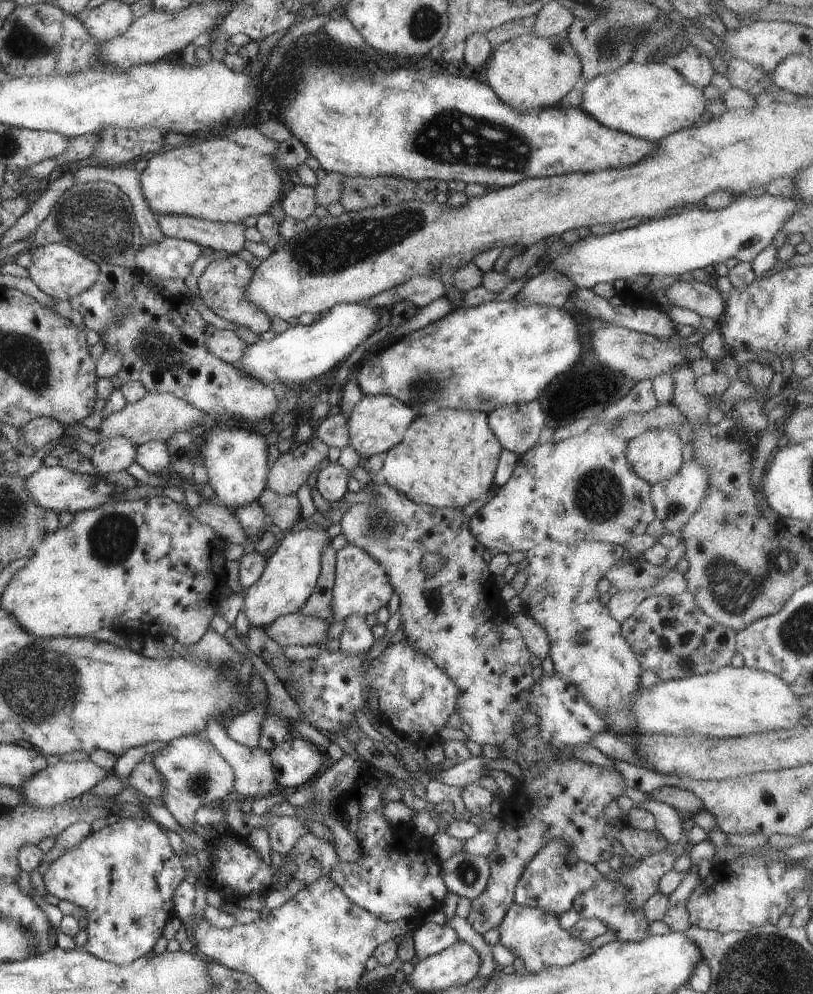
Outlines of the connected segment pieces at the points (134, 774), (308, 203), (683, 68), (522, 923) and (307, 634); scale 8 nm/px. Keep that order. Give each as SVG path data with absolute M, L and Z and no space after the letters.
M142 759L135 764L128 777L129 787L141 792L147 798L157 802L162 796L165 782L153 767L151 760Z
M290 185L285 190L285 196L279 203L285 216L306 223L313 221L316 207L314 188L305 185Z
M690 44L679 55L667 58L663 64L679 72L688 84L701 90L710 84L714 74L710 60Z
M515 902L509 906L497 930L498 943L508 949L513 957L521 960L529 973L537 973L546 967L565 967L594 952L589 941L572 936L568 930L563 930L559 926L557 916L547 913L544 909L517 905Z
M290 613L275 618L263 630L269 639L282 648L288 645L307 647L315 644L323 648L328 639L325 634L329 627L324 624L323 619L319 616Z

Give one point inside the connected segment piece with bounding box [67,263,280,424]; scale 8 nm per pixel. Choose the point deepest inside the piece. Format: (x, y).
(160, 340)

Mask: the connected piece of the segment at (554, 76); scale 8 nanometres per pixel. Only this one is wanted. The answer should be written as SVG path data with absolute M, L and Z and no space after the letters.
M531 29L519 30L513 38L504 41L492 50L483 65L485 85L500 102L516 110L530 111L531 108L558 106L560 99L581 83L582 67L567 36L567 31L551 37L539 37Z

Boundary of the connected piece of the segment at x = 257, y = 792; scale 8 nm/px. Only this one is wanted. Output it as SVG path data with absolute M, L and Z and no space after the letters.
M213 719L205 724L204 731L207 739L213 746L218 756L231 768L233 774L233 789L246 800L255 800L269 796L279 790L272 772L272 761L266 750L260 747L245 747L226 736L223 722Z

